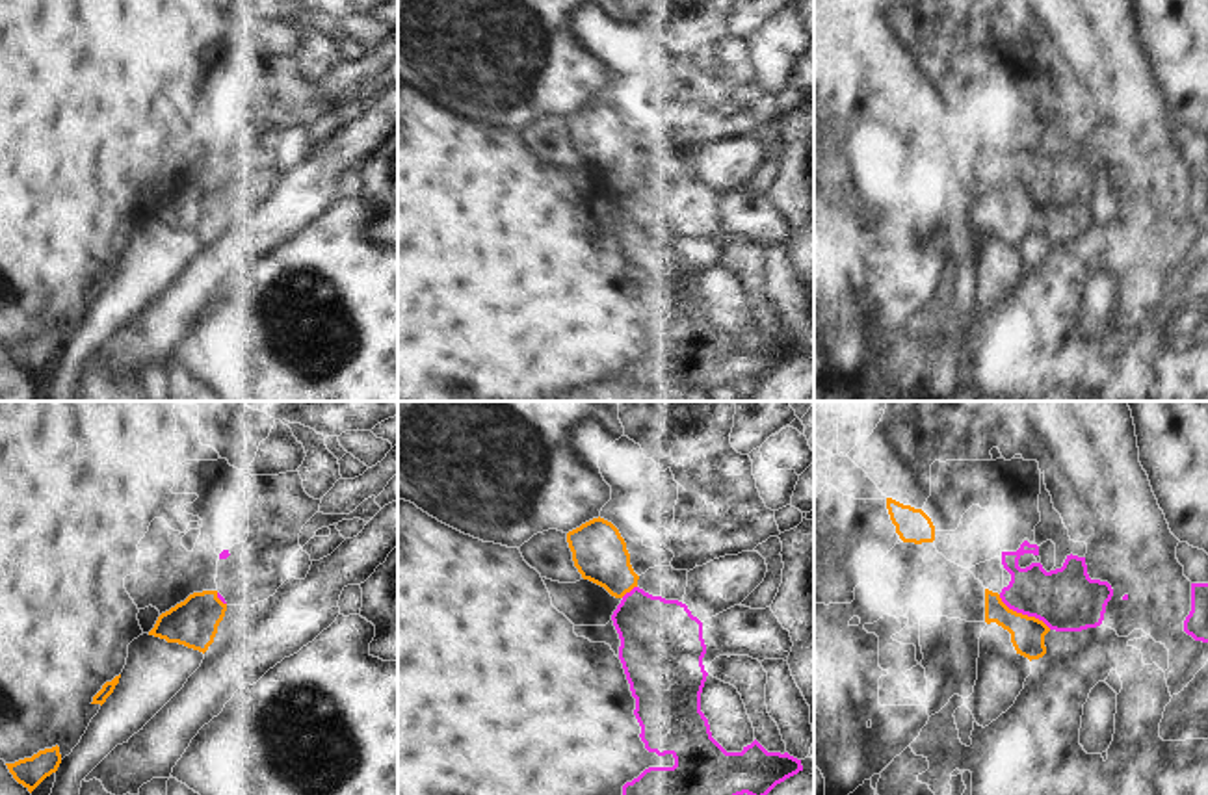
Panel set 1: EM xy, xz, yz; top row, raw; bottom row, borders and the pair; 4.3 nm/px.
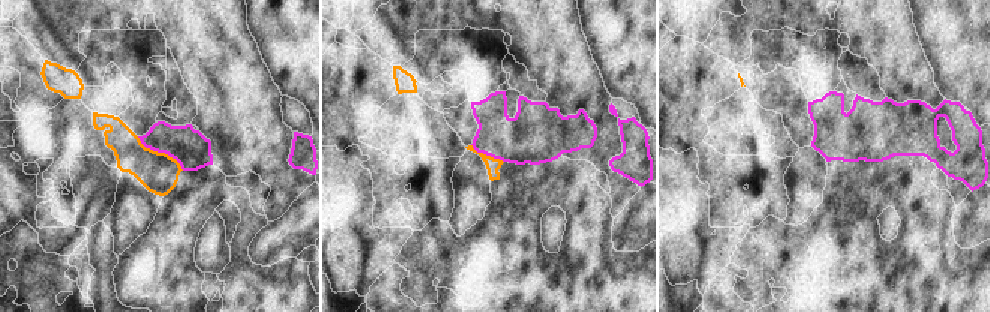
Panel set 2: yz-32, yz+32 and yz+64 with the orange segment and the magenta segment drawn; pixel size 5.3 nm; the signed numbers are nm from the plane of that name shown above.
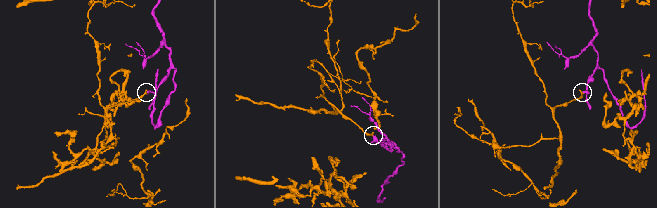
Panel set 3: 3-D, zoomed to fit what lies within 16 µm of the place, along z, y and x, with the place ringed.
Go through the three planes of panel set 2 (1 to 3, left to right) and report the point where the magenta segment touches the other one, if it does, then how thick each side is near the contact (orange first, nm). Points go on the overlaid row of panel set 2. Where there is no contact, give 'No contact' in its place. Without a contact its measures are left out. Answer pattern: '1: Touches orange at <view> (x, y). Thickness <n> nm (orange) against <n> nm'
1: Touches orange at yz-32 (161, 153). Thickness 220 nm (orange) against 200 nm
2: Touches orange at yz+32 (485, 155). Thickness 80 nm (orange) against 280 nm
3: No contact.

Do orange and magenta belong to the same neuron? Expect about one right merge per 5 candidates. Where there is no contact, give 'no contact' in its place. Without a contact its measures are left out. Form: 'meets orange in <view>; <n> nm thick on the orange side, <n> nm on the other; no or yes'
meets orange in yz; 140 nm thick on the orange side, 280 nm on the other; no

